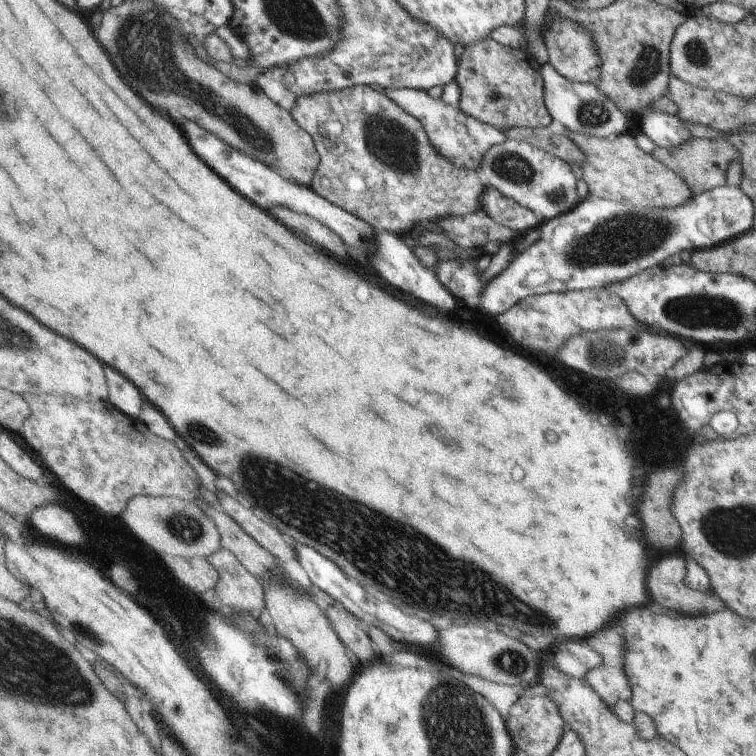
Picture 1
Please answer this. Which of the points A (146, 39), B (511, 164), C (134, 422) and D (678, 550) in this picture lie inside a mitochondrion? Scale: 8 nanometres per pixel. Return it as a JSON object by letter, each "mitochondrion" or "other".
{"A":"mitochondrion","B":"mitochondrion","C":"other","D":"other"}

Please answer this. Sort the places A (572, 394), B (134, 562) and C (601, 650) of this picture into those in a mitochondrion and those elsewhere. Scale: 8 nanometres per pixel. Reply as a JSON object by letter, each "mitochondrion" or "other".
{"A":"other","B":"other","C":"other"}

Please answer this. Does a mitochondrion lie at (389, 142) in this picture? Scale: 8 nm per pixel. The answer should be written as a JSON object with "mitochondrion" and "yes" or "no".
{"mitochondrion":"yes"}

